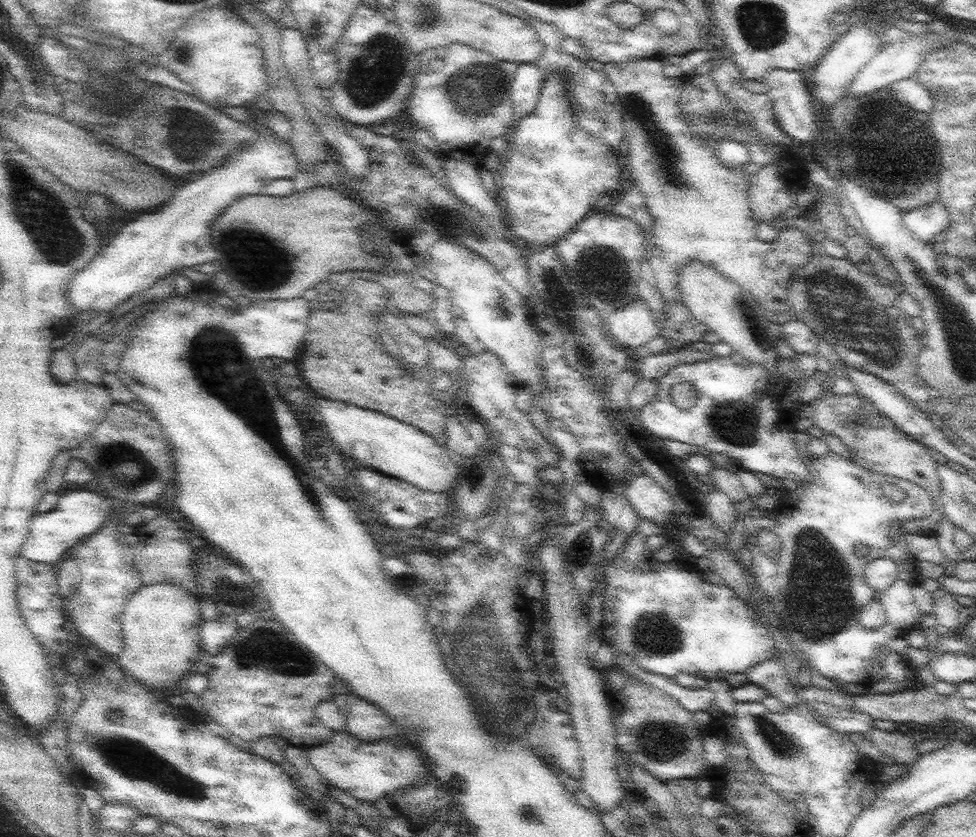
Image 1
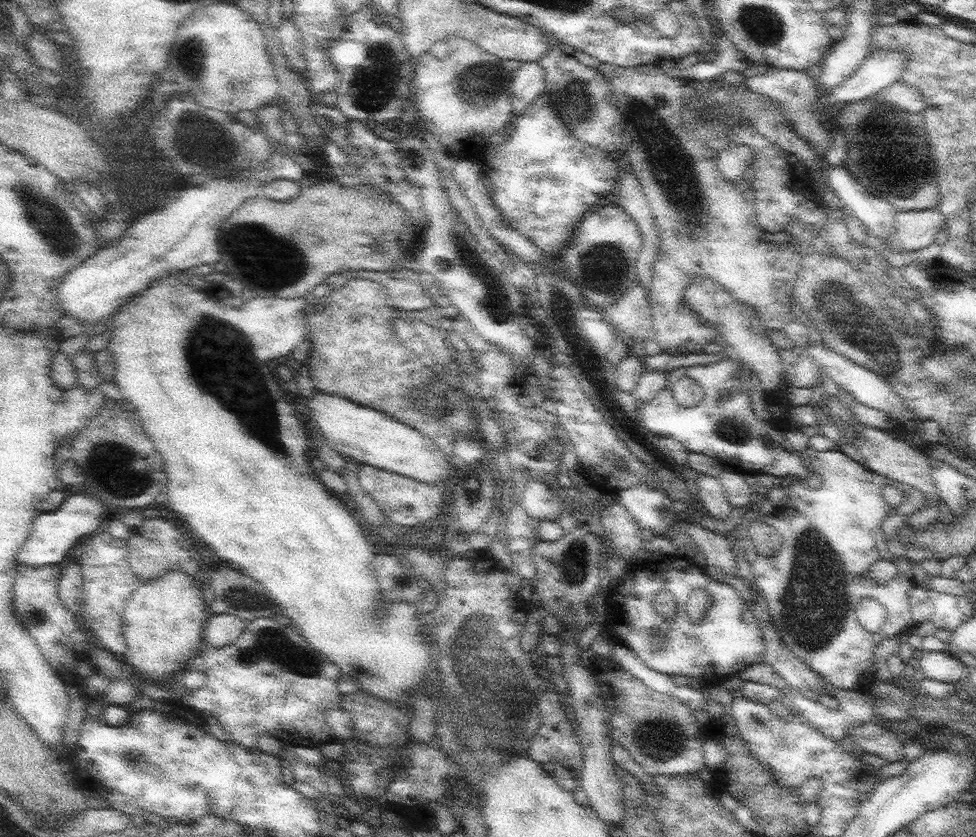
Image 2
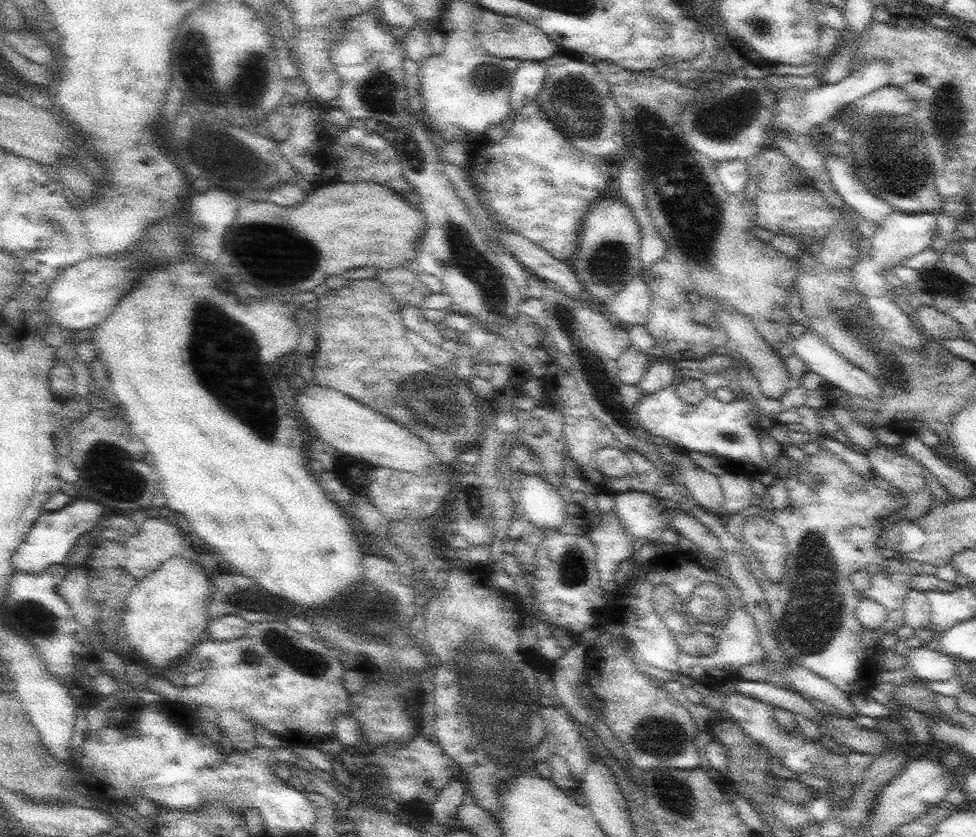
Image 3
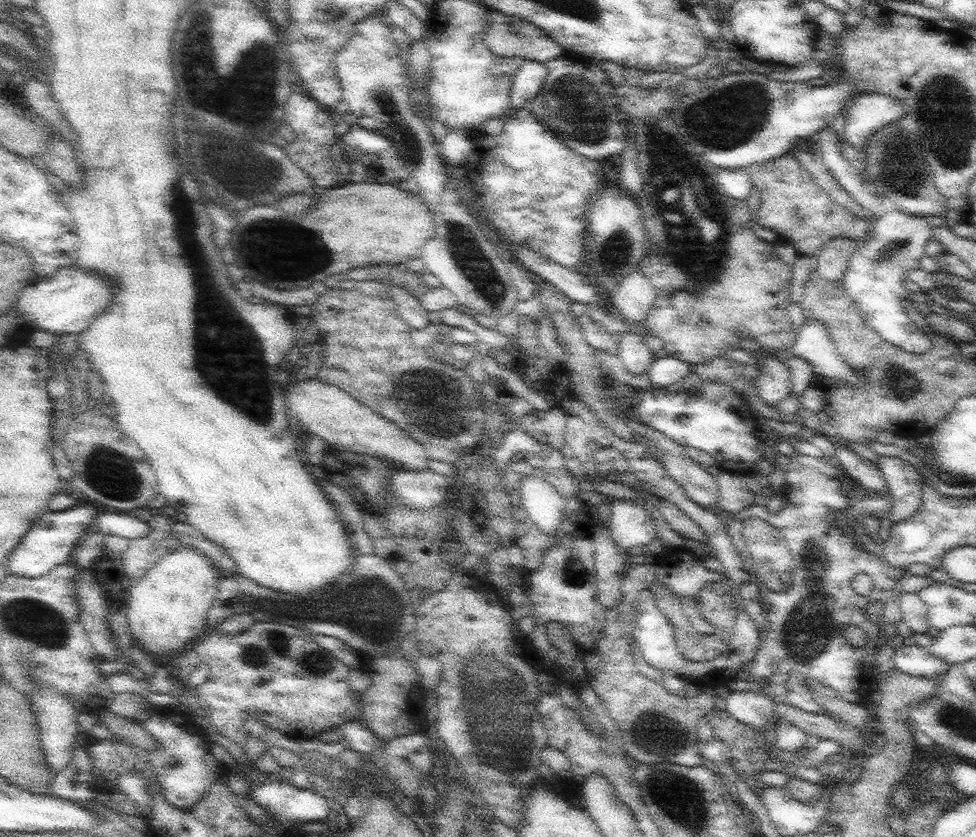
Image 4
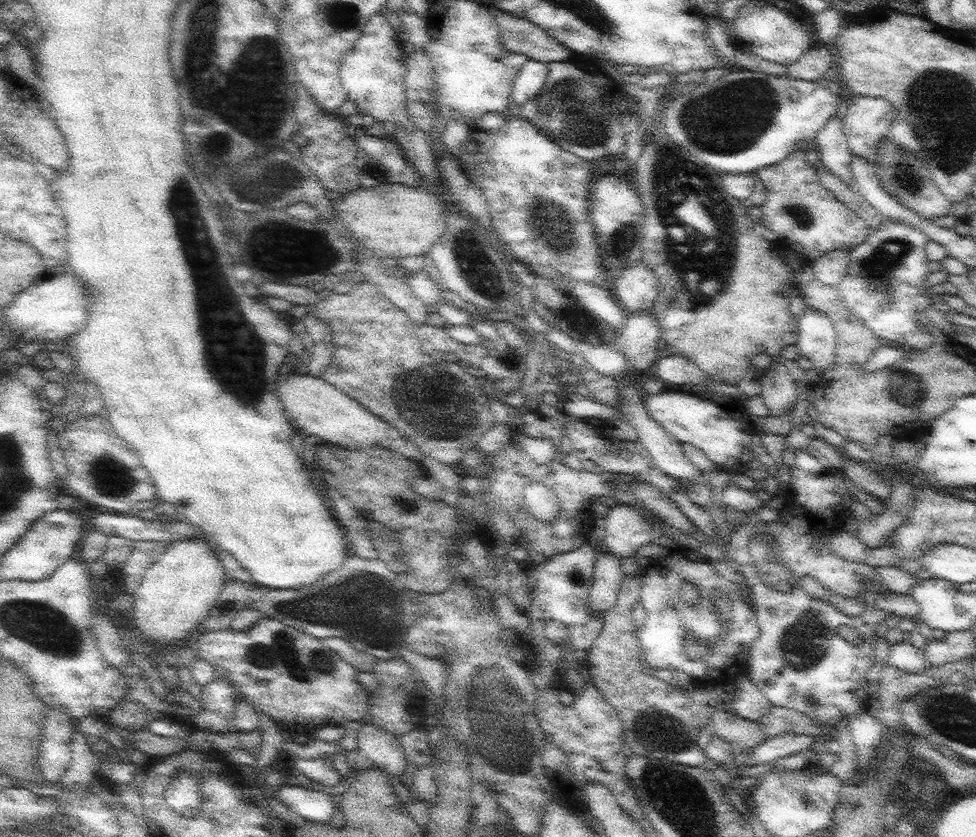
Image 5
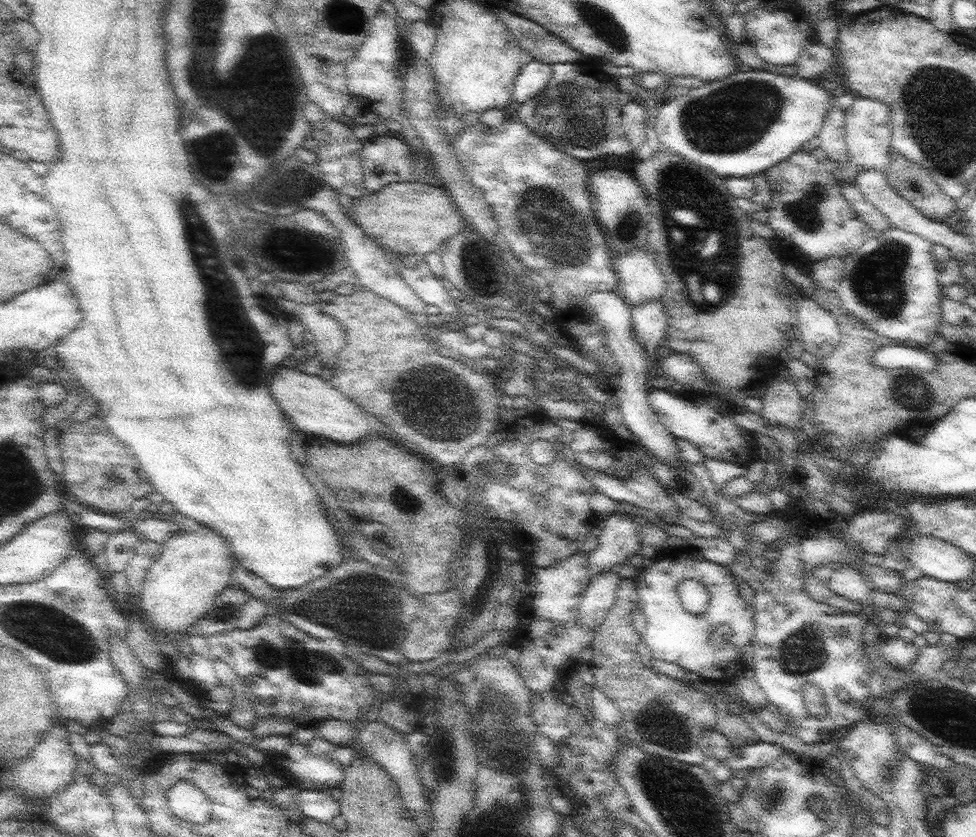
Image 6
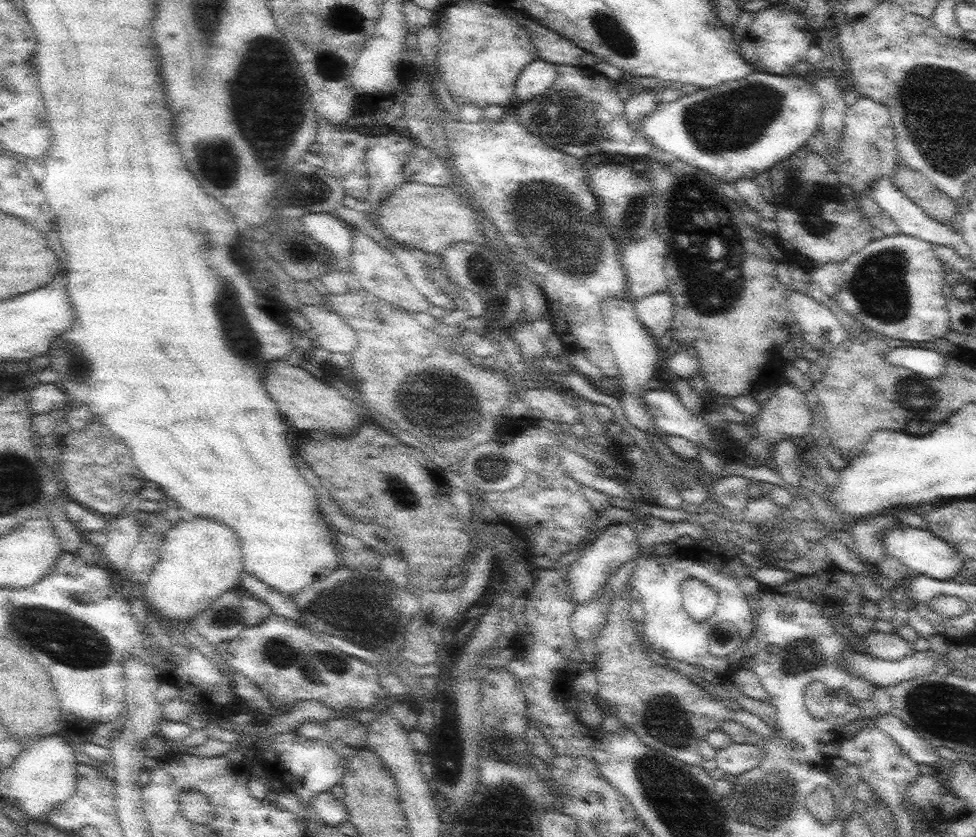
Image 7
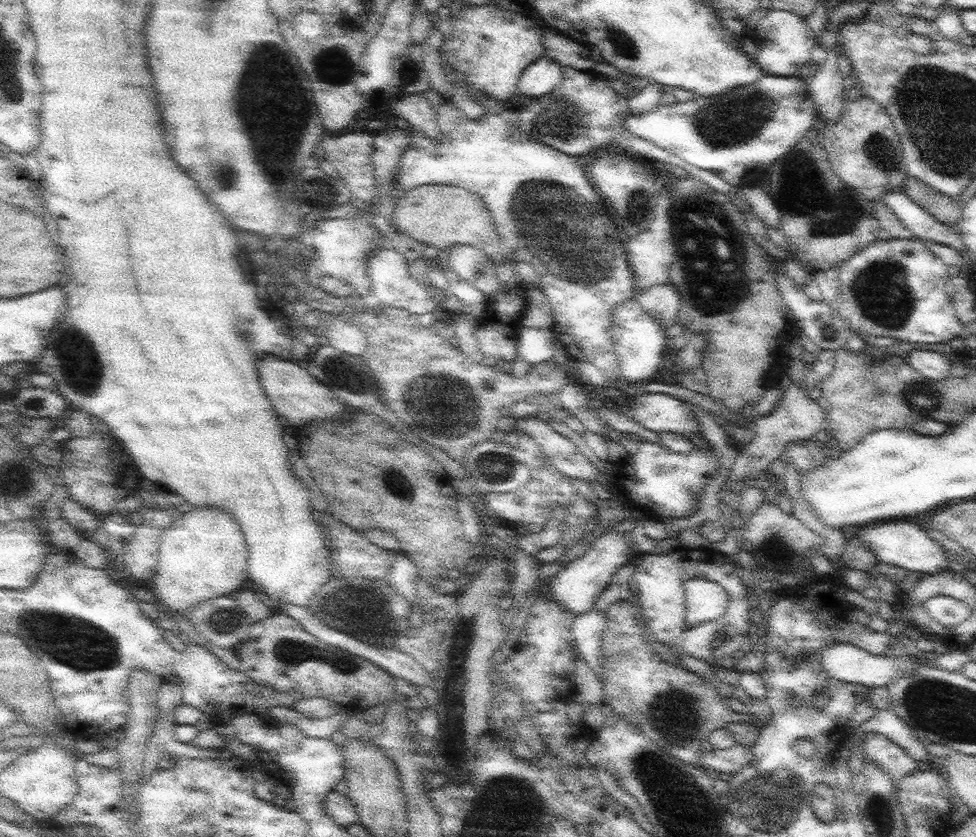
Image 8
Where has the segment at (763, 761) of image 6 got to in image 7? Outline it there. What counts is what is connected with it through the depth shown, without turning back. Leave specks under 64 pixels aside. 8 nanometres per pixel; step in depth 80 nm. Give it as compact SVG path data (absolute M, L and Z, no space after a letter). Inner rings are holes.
M733 742L730 746L718 750L714 761L726 774L738 777L756 768L764 759L765 750L758 744Z

